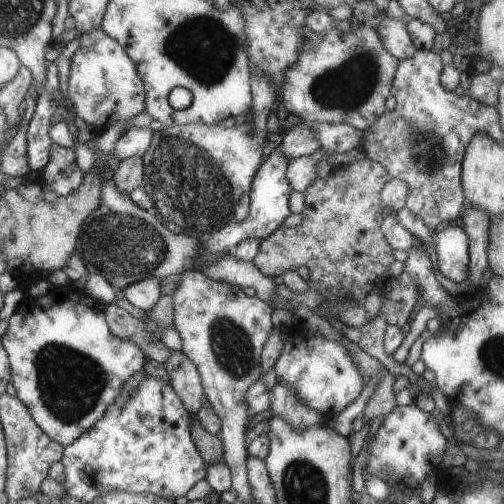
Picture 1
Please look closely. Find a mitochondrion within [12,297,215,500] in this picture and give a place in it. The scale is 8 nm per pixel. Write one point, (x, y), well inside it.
(70, 383)

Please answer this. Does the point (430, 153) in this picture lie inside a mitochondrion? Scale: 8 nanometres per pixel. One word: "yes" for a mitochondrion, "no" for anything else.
yes

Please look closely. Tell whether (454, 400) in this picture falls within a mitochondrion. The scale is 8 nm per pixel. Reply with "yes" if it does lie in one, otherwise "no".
no

